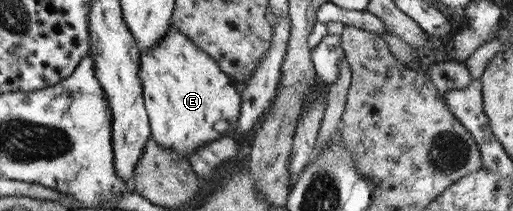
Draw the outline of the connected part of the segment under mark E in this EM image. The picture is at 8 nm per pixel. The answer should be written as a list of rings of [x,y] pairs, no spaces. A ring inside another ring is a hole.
[[[175,26],[167,28],[165,38],[161,38],[157,46],[138,54],[141,94],[150,136],[157,146],[187,158],[197,146],[215,142],[235,129],[240,112],[239,89],[210,56],[175,30]],[[219,120],[227,122],[224,133],[213,128]]]

